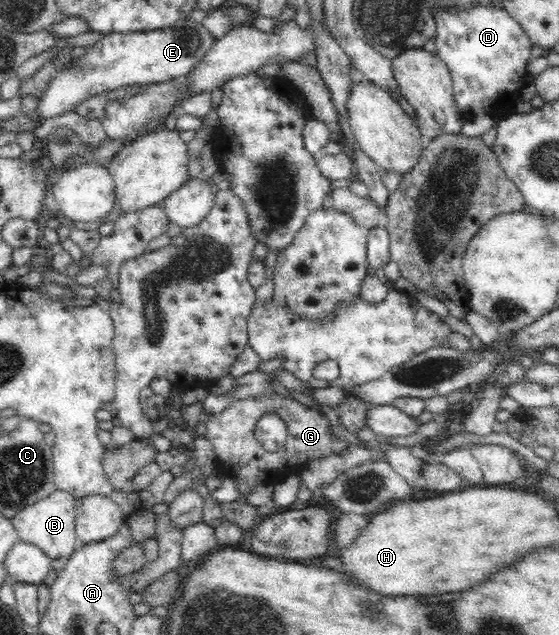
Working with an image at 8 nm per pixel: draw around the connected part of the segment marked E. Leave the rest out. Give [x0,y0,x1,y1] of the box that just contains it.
[38,17,217,118]

